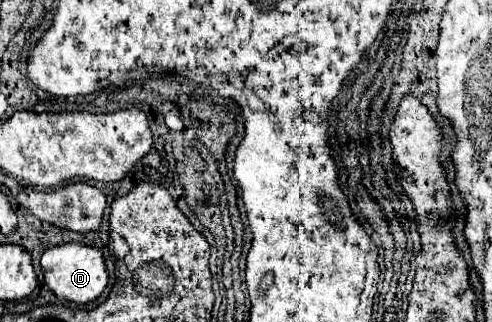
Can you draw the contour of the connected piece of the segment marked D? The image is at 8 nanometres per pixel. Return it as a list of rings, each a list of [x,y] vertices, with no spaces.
[[[62,243],[42,253],[40,265],[44,271],[44,283],[56,293],[56,297],[68,299],[78,305],[94,301],[108,285],[108,271],[106,271],[104,255],[96,247],[88,247],[80,243]]]

